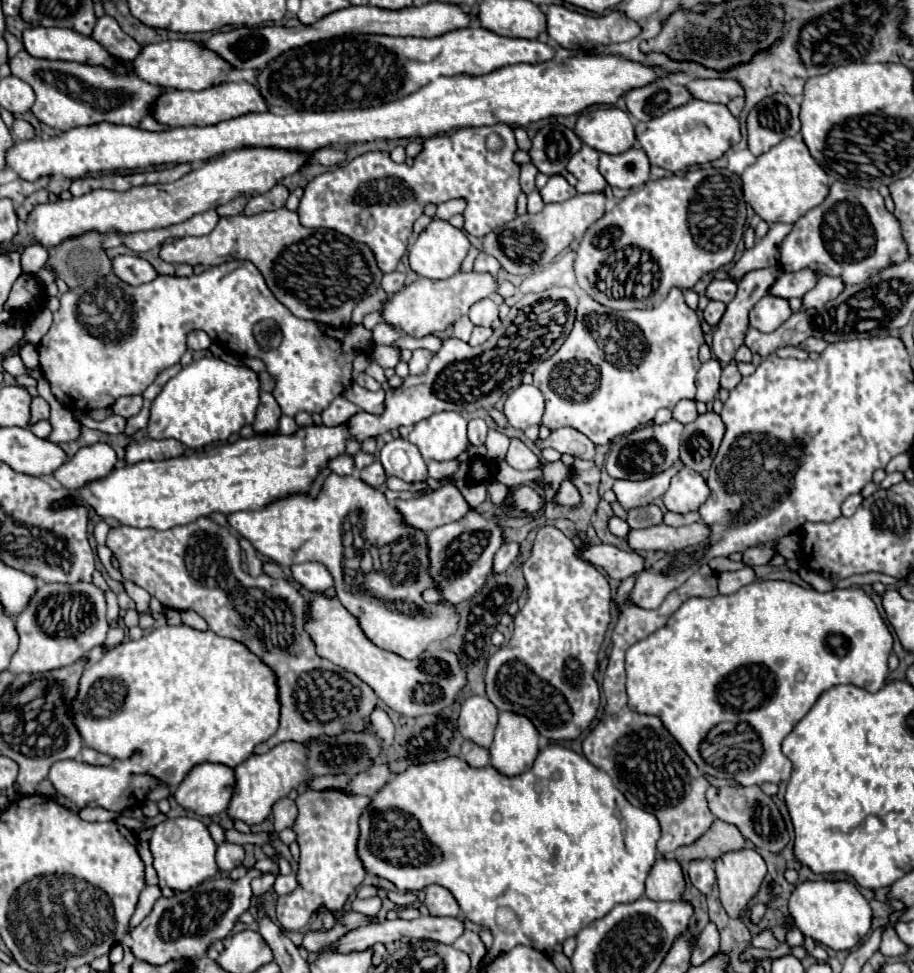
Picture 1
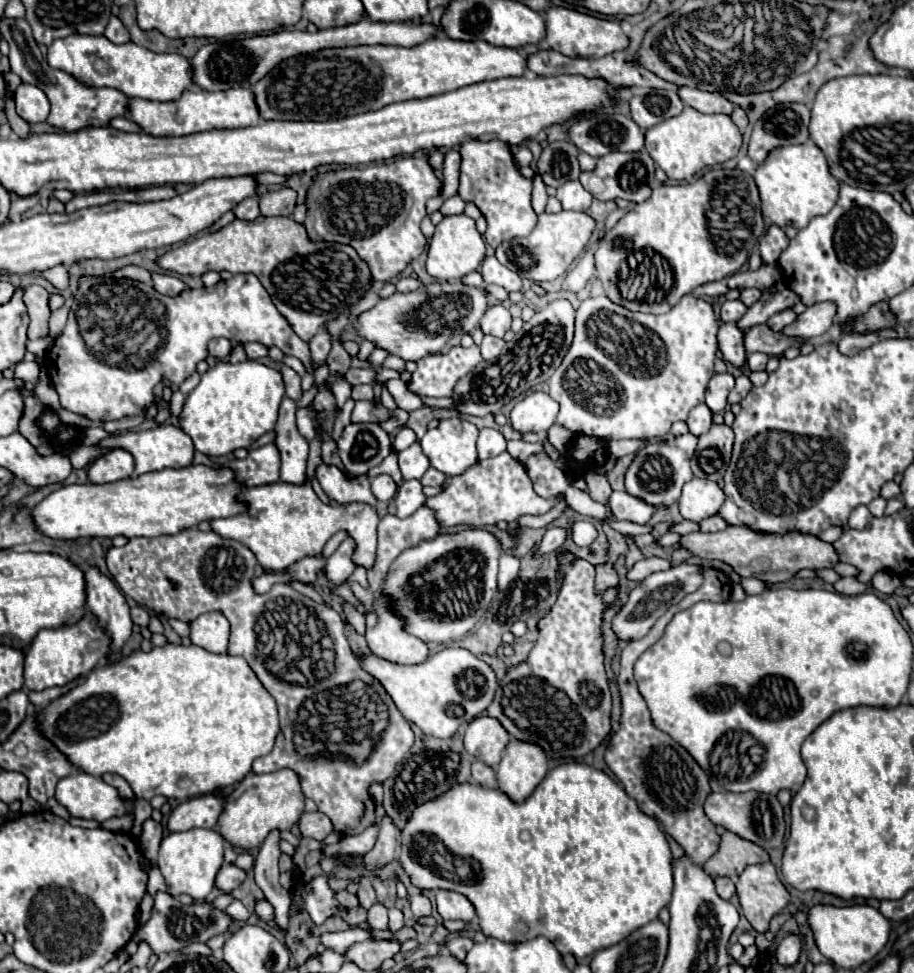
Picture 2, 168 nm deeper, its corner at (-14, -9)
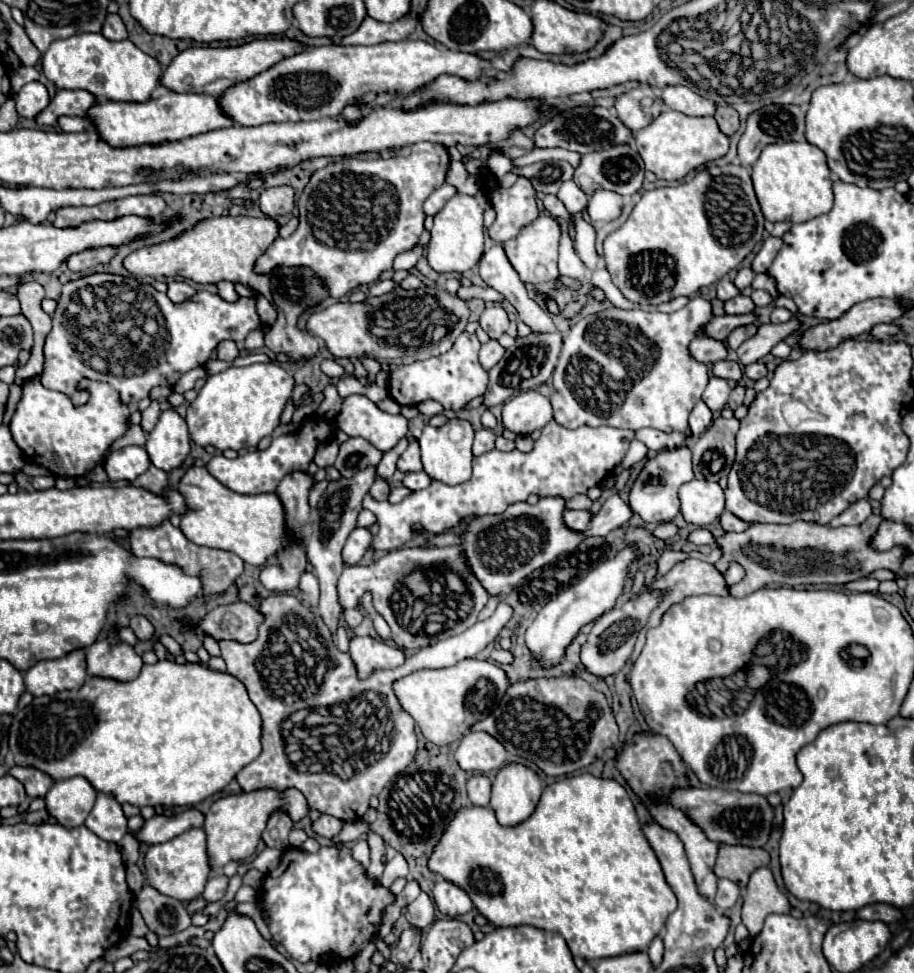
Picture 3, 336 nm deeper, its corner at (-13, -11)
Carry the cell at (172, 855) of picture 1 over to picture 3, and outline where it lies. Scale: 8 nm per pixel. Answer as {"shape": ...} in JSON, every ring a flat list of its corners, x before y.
{"shape":[[189,828,187,832,167,842,151,846,143,858,143,866,145,866,145,874,149,876,149,884,161,894,177,898,181,902,185,900,189,902,201,896,211,872,209,858,205,854,205,832,201,828]]}

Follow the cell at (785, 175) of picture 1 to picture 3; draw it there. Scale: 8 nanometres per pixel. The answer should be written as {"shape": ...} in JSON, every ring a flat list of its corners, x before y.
{"shape":[[809,142,769,144,753,164,751,180,761,204,761,212,769,222,807,222,809,218,827,214,833,208,833,190,829,166,823,150]]}

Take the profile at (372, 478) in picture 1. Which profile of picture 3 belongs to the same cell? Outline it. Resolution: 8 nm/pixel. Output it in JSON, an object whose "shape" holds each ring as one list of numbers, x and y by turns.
{"shape":[[377,478,377,480,373,482,369,494,371,494,375,500,387,500,387,496,389,496,389,486,387,486,387,482,385,482,383,478]]}

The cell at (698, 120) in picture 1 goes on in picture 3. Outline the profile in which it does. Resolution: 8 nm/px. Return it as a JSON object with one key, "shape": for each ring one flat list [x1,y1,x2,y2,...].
{"shape":[[665,108,649,126,635,134,639,156,645,162,645,168,663,180,681,180,691,170,721,158,729,150,729,138,717,130,713,116,693,118,675,110]]}

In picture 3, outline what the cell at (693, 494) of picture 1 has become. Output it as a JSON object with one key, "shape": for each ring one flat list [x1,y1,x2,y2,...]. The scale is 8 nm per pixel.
{"shape":[[691,480,679,490,681,514,689,524,709,526,725,510,723,488,707,480]]}

